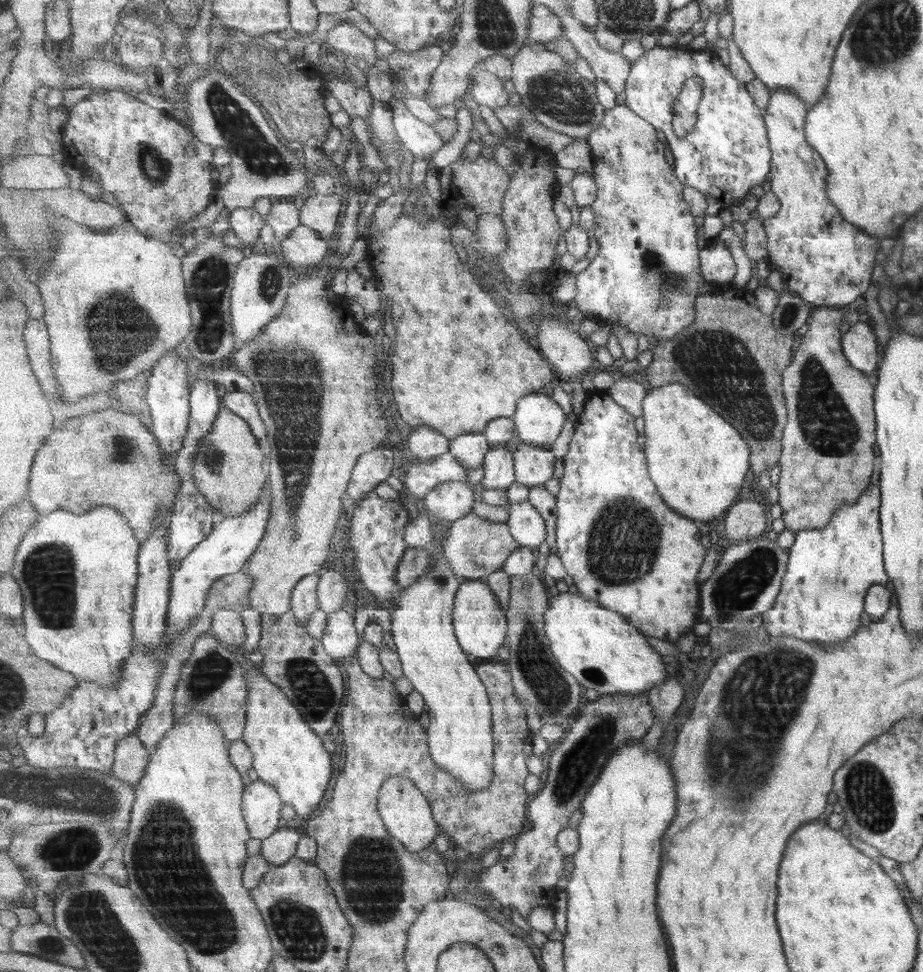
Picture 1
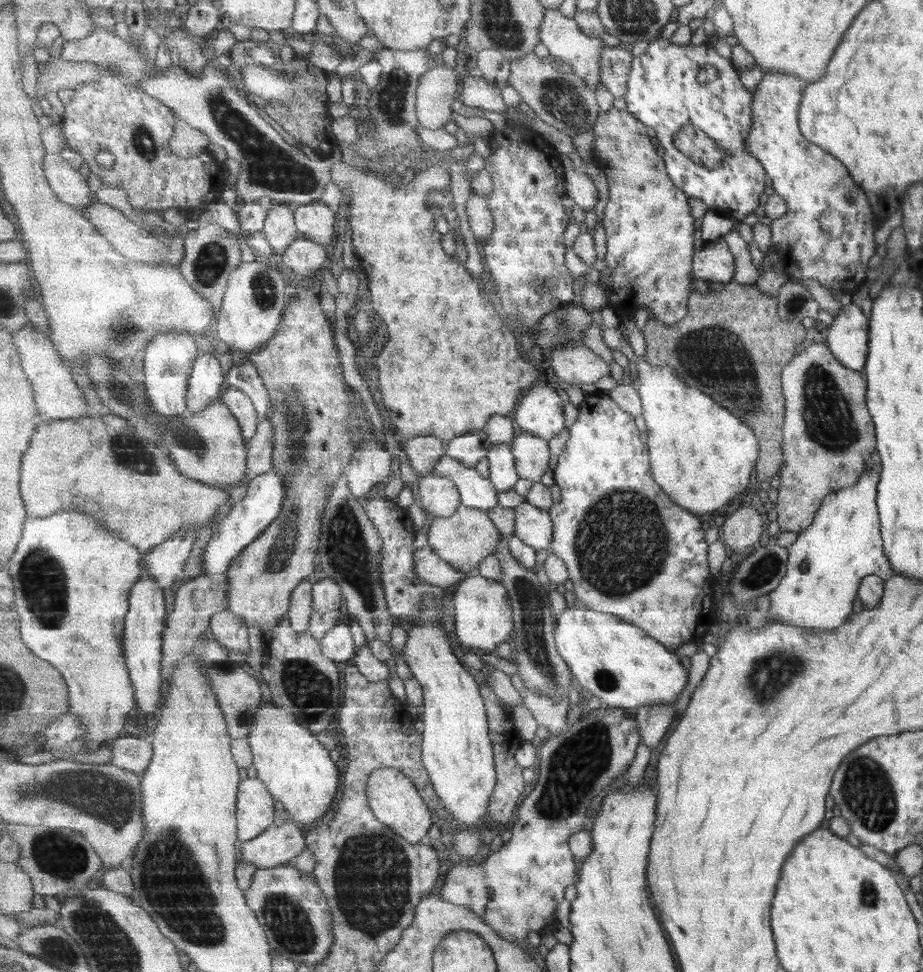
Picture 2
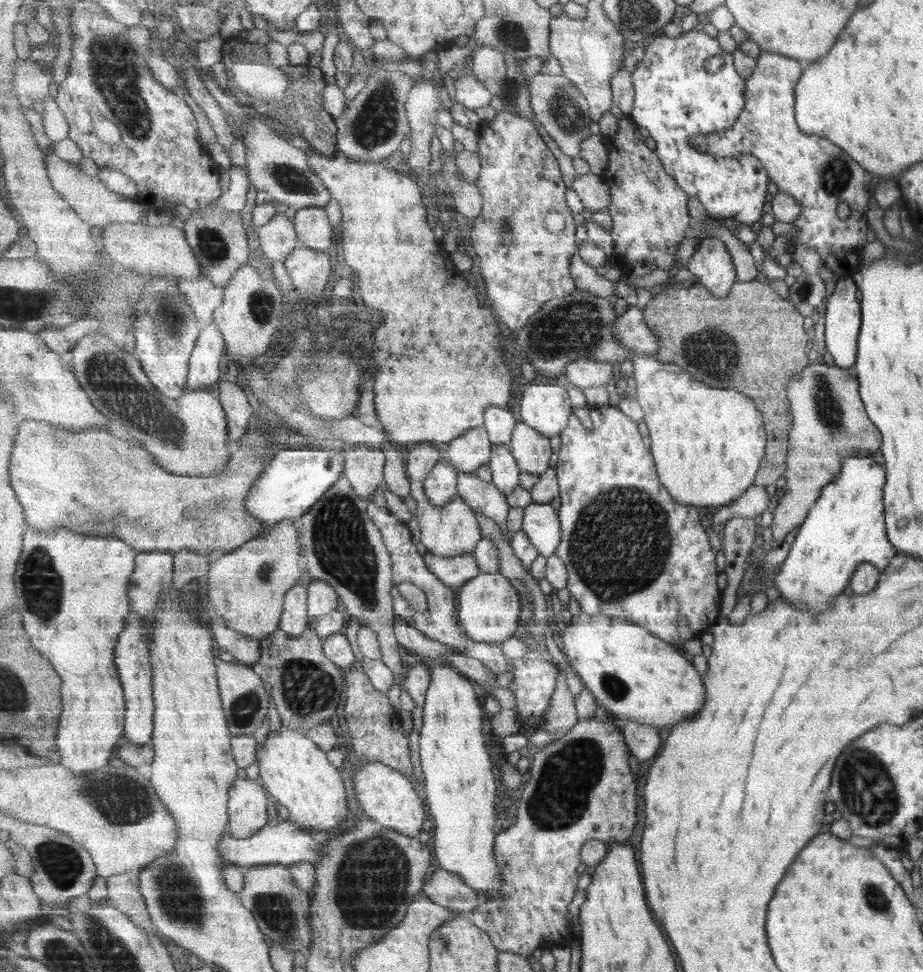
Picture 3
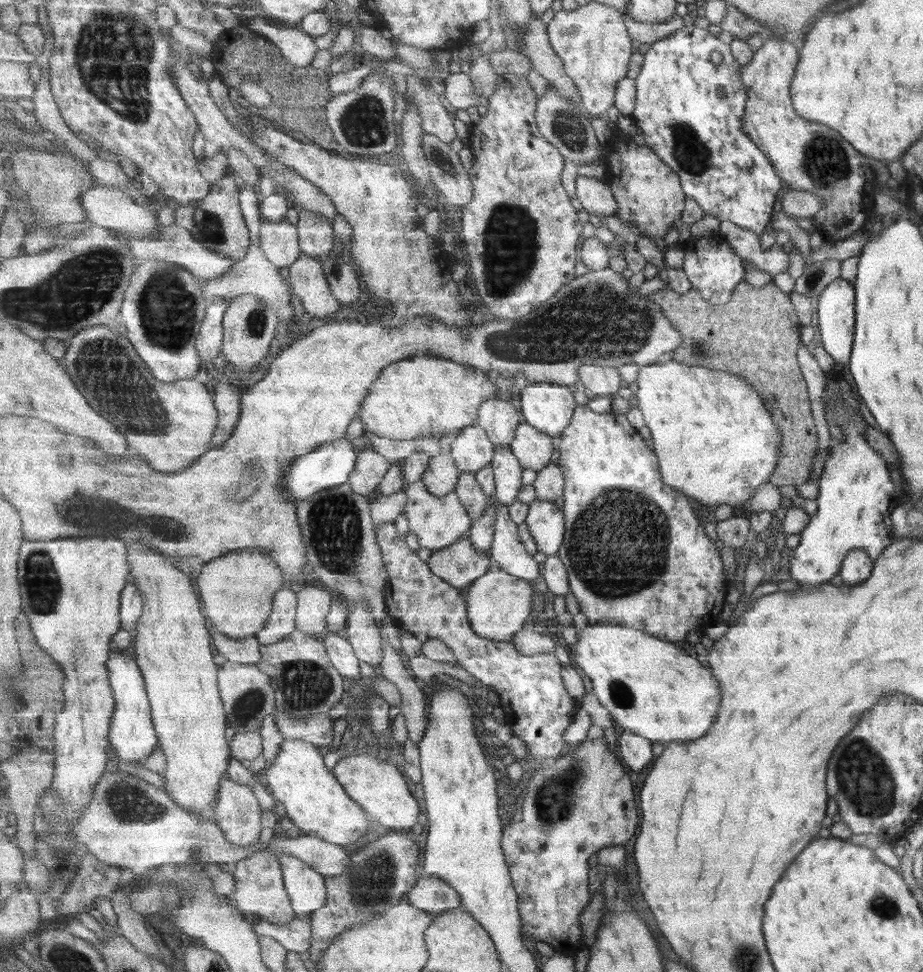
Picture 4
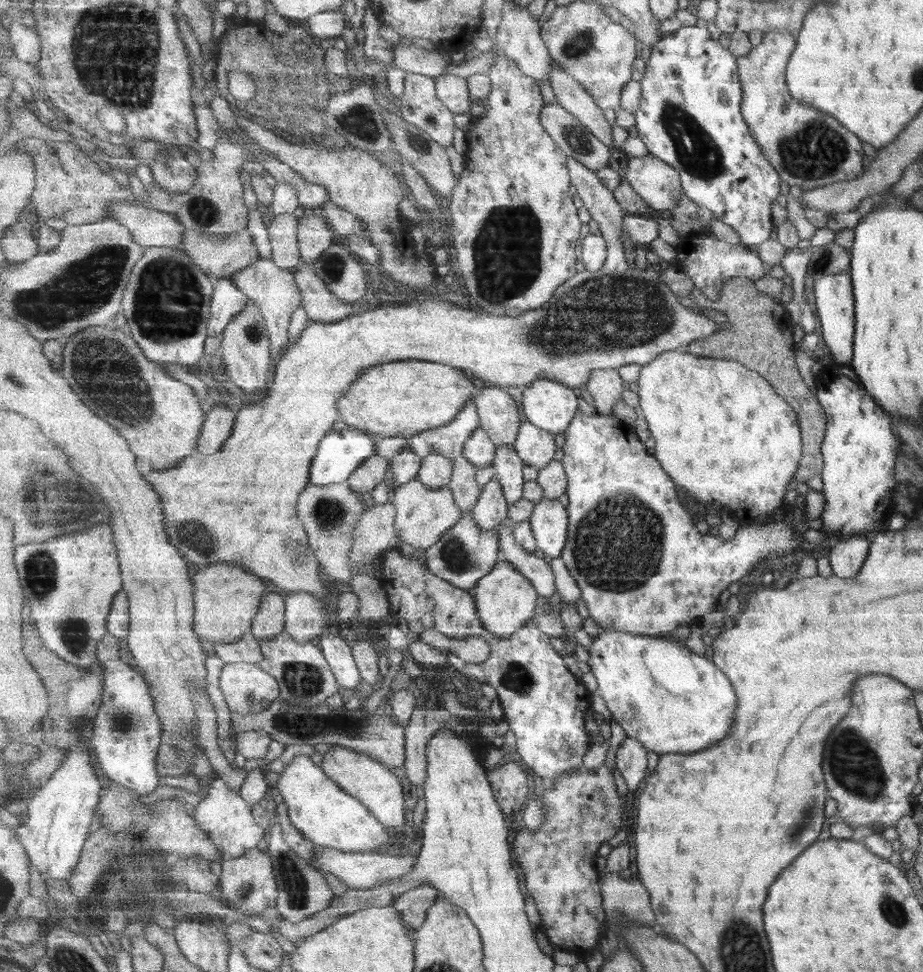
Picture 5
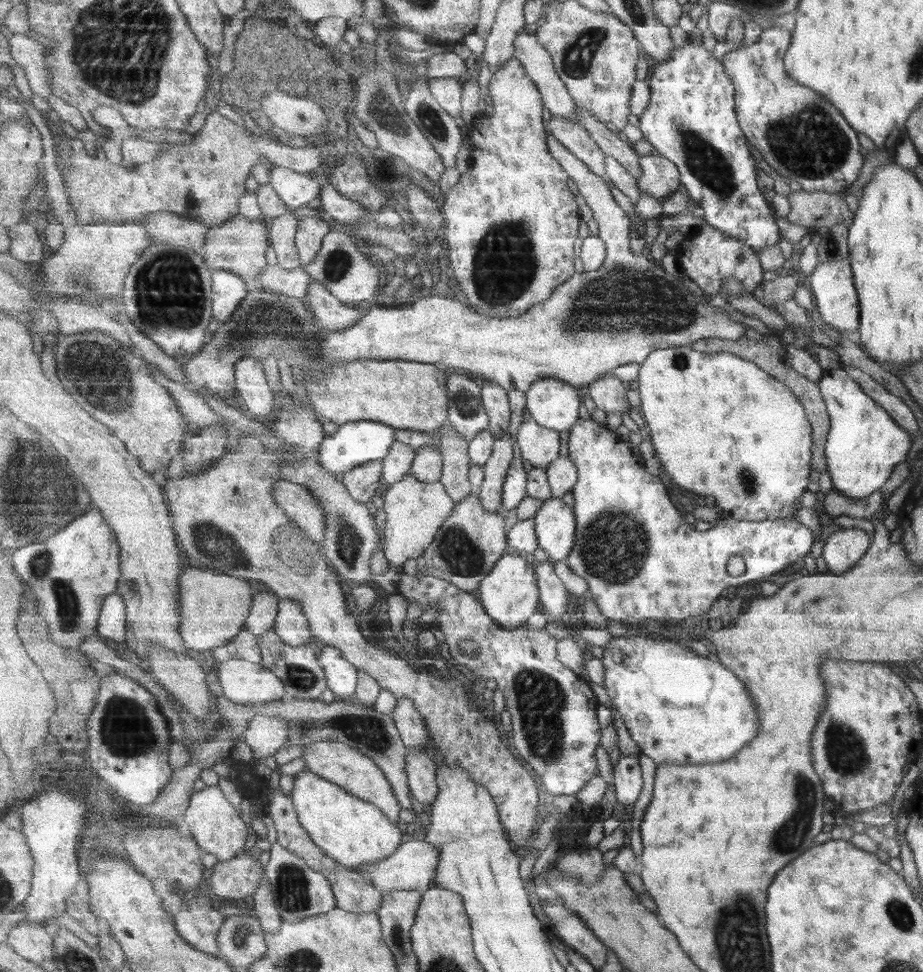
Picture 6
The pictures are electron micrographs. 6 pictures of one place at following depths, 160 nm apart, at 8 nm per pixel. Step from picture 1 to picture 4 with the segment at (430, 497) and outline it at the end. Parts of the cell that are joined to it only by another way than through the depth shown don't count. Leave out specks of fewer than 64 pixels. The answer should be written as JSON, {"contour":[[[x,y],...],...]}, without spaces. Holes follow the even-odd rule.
{"contour":[[[451,455],[433,457],[429,469],[423,476],[423,482],[429,492],[443,497],[456,491],[461,471]]]}

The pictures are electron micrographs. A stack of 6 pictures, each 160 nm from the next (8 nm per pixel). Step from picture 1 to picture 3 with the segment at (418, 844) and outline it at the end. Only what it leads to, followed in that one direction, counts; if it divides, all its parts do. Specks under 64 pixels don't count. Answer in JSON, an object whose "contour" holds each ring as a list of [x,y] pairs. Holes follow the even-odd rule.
{"contour":[[[367,762],[353,769],[352,779],[355,798],[368,817],[405,836],[417,837],[422,831],[427,804],[401,770],[381,762]]]}

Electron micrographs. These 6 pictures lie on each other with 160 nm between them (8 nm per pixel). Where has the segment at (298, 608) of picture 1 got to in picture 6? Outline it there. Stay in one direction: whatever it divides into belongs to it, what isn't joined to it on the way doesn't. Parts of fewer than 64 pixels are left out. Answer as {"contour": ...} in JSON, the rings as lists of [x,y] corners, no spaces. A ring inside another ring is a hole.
{"contour":[[[271,591],[254,596],[245,628],[260,637],[274,630],[279,612],[280,598]]]}

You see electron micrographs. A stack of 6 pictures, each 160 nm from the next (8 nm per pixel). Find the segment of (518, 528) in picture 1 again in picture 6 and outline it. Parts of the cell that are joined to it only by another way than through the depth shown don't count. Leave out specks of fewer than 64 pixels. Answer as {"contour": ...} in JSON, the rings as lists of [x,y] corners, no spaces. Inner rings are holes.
{"contour":[[[561,498],[544,500],[543,508],[535,516],[538,545],[550,561],[565,561],[576,543],[577,514]]]}

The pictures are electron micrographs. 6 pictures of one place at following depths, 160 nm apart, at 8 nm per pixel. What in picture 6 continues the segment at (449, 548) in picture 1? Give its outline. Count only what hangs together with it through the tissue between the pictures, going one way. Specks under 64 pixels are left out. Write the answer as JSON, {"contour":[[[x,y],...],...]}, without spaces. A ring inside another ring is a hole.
{"contour":[[[412,472],[407,473],[405,479],[389,486],[383,499],[386,514],[383,551],[388,562],[402,567],[409,558],[422,556],[436,539],[438,530],[452,516],[456,503],[441,482],[419,481]]]}

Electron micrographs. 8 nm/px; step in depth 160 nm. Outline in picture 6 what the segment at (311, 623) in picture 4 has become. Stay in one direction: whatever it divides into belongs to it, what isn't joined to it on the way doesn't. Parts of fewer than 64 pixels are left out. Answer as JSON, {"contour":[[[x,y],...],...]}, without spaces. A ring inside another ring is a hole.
{"contour":[[[293,599],[280,600],[274,630],[287,644],[293,646],[309,644],[315,638],[303,607]]]}

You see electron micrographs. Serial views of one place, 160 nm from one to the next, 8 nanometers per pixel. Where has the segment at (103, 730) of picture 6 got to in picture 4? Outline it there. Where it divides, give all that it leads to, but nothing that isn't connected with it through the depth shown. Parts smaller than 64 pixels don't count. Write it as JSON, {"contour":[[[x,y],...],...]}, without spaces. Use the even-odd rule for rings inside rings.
{"contour":[[[120,650],[111,652],[108,669],[116,700],[116,711],[111,721],[111,731],[109,731],[111,747],[115,750],[118,760],[133,766],[144,766],[144,760],[148,759],[148,756],[151,756],[160,746],[160,738],[153,722],[152,704],[148,697],[144,673],[137,659],[126,651]]]}

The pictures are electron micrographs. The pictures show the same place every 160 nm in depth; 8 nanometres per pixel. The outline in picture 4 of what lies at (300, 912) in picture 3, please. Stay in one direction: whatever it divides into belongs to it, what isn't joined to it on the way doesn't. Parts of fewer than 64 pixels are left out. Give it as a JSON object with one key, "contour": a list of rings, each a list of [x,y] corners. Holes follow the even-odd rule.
{"contour":[[[260,850],[253,856],[237,862],[234,877],[236,889],[232,901],[241,911],[279,925],[287,925],[296,919],[297,914],[285,886],[279,857],[273,851]]]}

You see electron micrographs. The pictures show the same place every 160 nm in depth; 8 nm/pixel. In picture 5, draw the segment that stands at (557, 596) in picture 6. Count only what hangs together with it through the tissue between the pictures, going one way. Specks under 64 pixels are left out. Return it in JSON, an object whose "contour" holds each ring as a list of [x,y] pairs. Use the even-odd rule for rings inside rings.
{"contour":[[[505,526],[500,531],[500,552],[505,561],[509,561],[521,574],[532,582],[537,593],[547,600],[557,592],[556,579],[547,558],[537,558],[535,554],[517,544],[514,529]]]}

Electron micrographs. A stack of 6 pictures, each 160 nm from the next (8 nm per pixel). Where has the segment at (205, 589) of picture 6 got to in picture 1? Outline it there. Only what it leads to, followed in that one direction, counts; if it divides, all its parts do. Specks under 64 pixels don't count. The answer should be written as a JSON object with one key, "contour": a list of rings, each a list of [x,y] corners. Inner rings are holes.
{"contour":[[[324,276],[300,277],[288,292],[288,302],[285,303],[281,314],[273,319],[257,338],[247,342],[236,339],[234,346],[233,357],[237,369],[244,372],[254,384],[255,392],[252,395],[268,428],[268,443],[270,444],[268,484],[272,493],[271,520],[269,520],[264,539],[257,547],[256,554],[252,556],[249,569],[246,570],[247,573],[253,576],[253,589],[249,593],[251,595],[251,606],[261,616],[279,616],[291,611],[292,595],[295,588],[305,576],[317,574],[323,568],[323,564],[329,556],[329,548],[331,548],[335,530],[337,530],[341,514],[343,514],[343,496],[348,493],[348,485],[352,480],[353,470],[362,455],[383,447],[383,440],[387,438],[389,428],[392,426],[390,421],[385,419],[385,414],[383,414],[381,404],[379,404],[379,388],[377,388],[379,382],[377,382],[377,374],[375,374],[377,342],[373,338],[369,338],[369,334],[363,334],[362,326],[359,326],[357,322],[353,321],[353,318],[348,316],[349,305],[345,304],[343,297],[335,294],[329,288],[330,285]]]}

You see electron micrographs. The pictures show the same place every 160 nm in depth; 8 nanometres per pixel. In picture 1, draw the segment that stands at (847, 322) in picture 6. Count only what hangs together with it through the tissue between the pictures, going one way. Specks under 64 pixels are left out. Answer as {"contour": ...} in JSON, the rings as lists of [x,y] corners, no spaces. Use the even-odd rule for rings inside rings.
{"contour":[[[857,321],[840,336],[841,352],[845,360],[862,373],[869,373],[878,366],[875,337],[864,321]]]}

